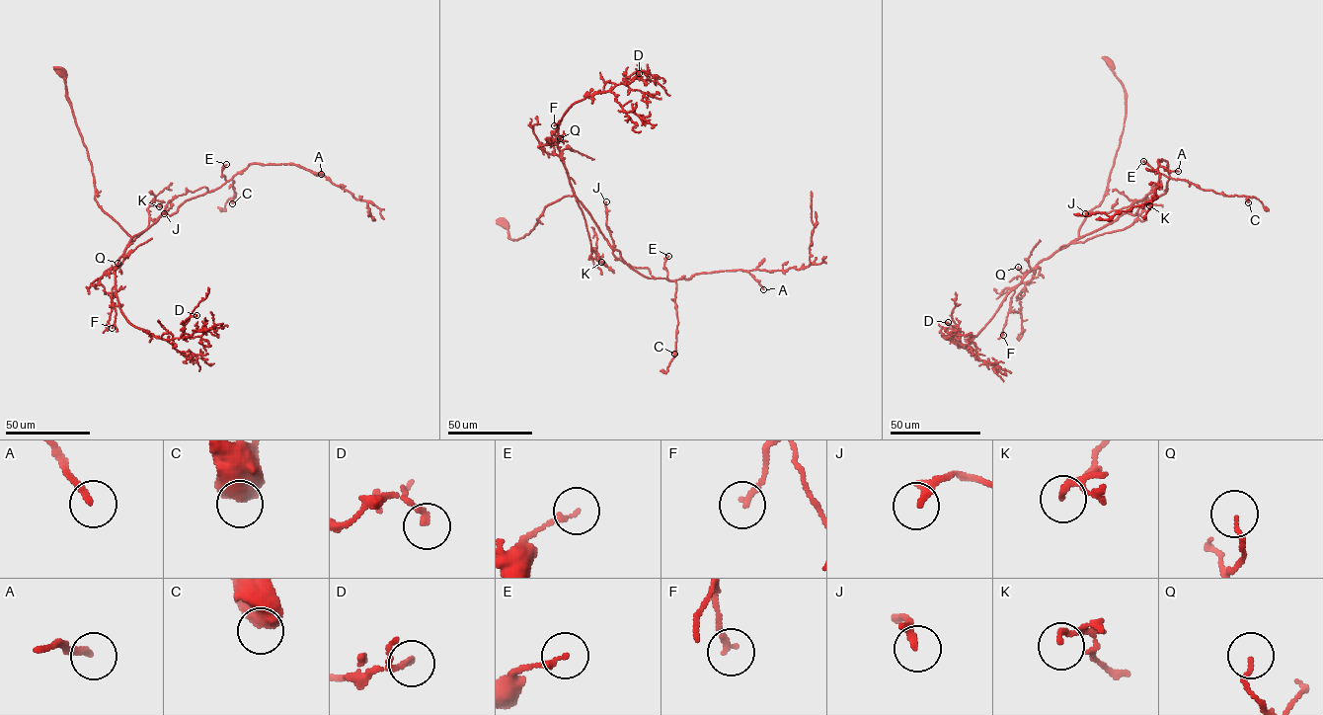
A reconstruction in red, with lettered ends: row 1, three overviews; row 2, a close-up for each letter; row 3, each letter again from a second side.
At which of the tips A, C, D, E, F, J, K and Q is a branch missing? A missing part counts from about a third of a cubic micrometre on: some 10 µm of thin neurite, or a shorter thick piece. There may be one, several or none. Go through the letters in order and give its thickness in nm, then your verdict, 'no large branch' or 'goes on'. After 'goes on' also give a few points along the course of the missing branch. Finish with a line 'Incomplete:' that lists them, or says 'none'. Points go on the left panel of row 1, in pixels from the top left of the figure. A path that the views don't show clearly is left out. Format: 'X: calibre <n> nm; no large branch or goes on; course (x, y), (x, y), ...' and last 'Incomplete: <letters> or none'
A: calibre 200 nm; goes on
C: calibre 650 nm; no large branch
D: calibre 180 nm; no large branch
E: calibre 190 nm; no large branch
F: calibre 200 nm; no large branch
J: calibre 280 nm; no large branch
K: calibre 130 nm; no large branch
Q: calibre 140 nm; no large branch
Incomplete: A

